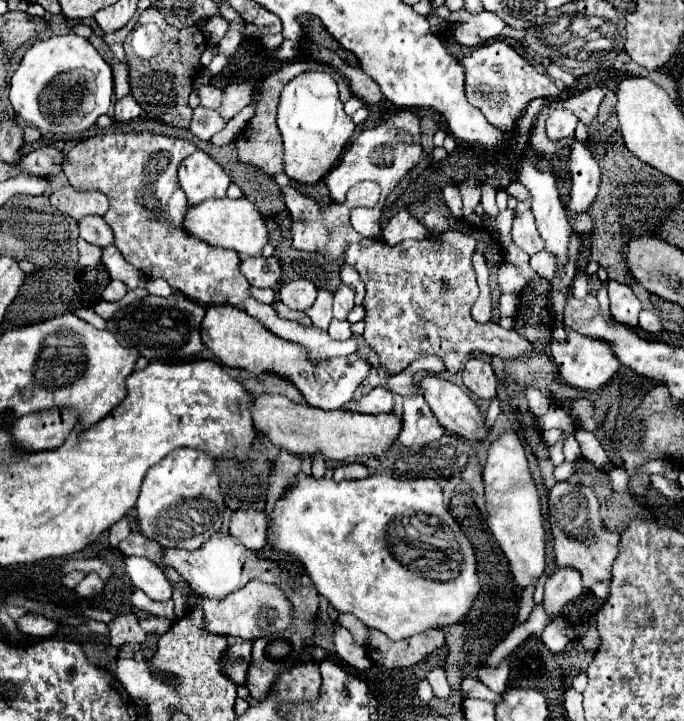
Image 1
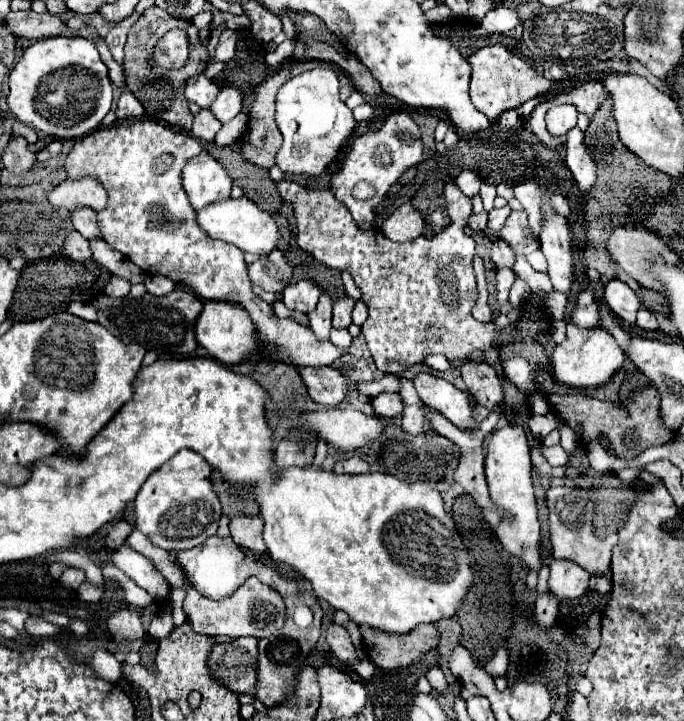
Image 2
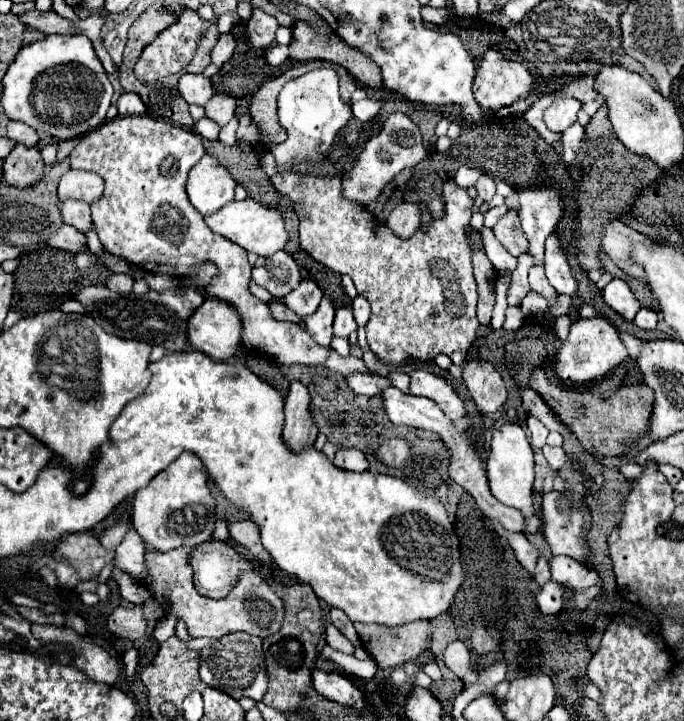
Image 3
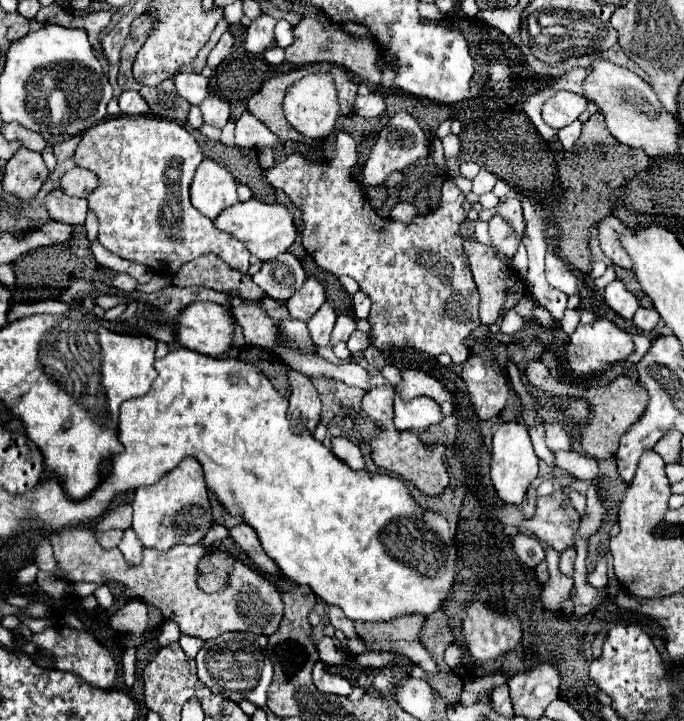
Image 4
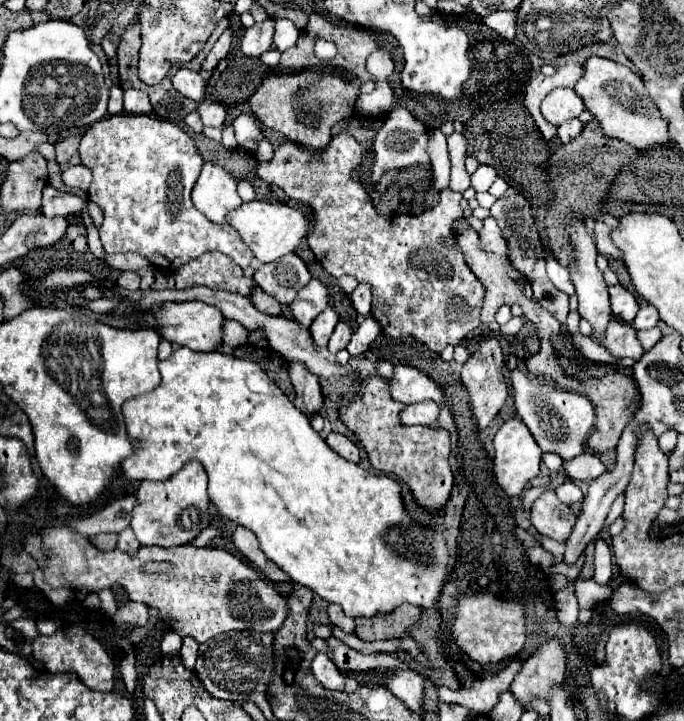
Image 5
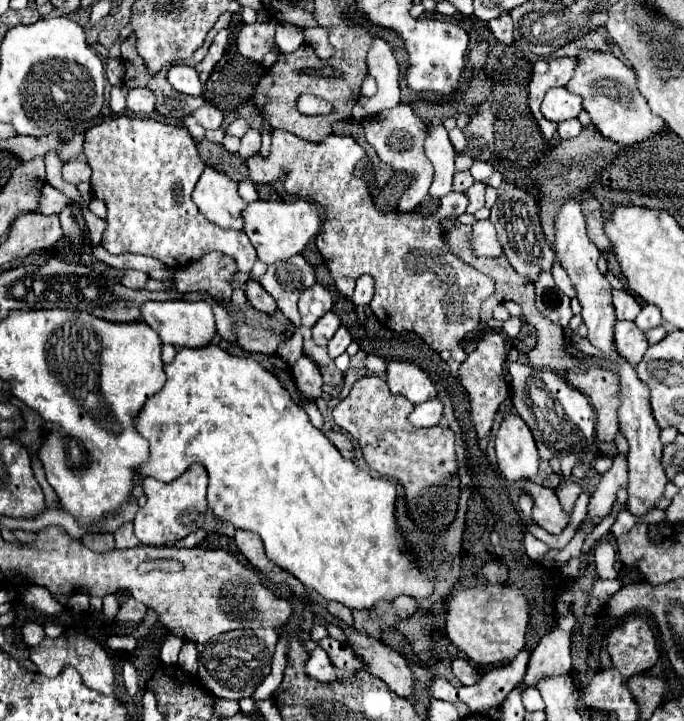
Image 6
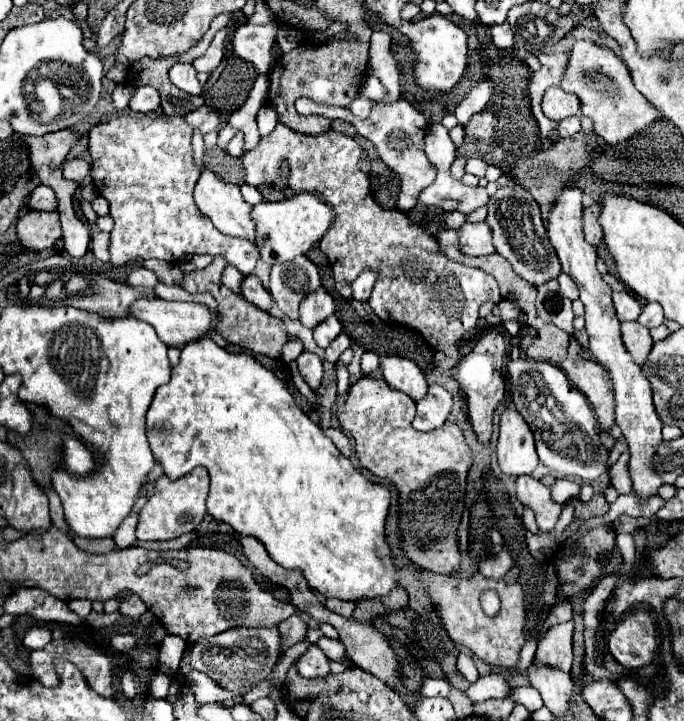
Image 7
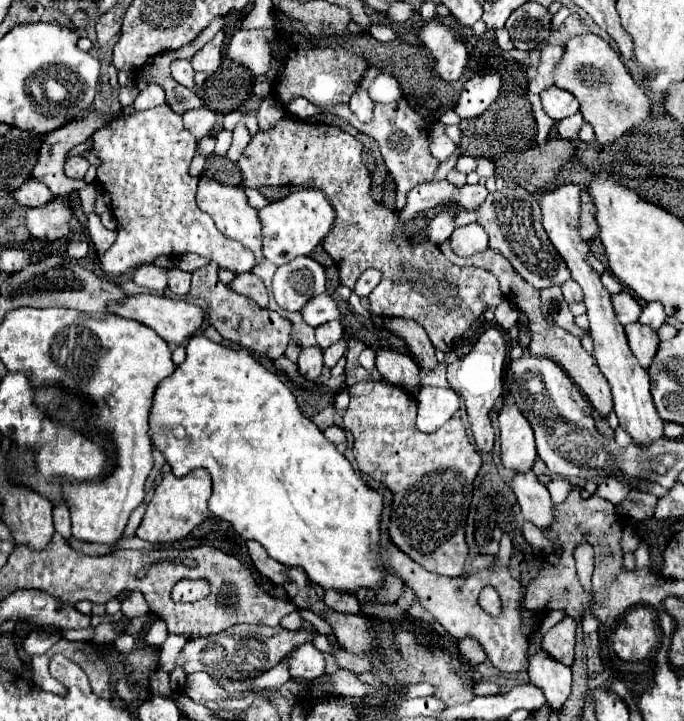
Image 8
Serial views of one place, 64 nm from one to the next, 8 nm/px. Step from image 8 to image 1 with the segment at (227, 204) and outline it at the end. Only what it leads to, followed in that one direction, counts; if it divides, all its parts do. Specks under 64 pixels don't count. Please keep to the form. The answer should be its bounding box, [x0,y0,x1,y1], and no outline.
[178,150,230,204]

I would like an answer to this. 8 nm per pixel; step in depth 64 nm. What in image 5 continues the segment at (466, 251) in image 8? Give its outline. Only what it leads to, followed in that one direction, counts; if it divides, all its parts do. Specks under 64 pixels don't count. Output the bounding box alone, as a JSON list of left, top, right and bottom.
[480,216,508,256]

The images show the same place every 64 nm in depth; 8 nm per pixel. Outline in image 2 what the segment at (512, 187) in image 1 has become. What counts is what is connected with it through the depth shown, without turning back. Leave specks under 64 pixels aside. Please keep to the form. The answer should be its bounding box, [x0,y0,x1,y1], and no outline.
[514,182,540,234]

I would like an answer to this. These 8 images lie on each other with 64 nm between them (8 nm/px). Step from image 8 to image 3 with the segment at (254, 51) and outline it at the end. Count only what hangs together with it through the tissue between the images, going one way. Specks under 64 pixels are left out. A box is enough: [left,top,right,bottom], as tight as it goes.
[248,8,278,48]

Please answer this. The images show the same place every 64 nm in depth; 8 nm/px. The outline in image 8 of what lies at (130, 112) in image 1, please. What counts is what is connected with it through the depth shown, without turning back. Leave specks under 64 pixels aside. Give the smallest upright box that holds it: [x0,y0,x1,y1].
[132,84,164,110]

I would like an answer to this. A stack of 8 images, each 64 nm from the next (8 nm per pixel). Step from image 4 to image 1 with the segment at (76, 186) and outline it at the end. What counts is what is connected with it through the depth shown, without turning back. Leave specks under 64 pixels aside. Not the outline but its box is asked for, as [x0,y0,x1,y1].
[50,186,108,222]

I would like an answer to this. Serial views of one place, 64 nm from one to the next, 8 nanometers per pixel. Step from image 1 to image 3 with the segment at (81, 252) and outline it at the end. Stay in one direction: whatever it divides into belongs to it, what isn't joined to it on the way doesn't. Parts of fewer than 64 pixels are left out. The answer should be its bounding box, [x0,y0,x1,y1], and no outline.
[50,224,86,254]

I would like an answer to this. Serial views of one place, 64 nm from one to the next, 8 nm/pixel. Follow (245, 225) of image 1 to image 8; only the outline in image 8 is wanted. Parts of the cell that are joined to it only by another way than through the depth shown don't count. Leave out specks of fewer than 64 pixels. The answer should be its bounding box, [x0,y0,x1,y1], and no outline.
[258,188,334,266]

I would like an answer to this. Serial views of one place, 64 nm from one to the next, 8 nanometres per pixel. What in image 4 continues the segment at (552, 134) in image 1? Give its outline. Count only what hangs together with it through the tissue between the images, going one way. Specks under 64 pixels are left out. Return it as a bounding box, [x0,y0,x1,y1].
[542,92,586,130]

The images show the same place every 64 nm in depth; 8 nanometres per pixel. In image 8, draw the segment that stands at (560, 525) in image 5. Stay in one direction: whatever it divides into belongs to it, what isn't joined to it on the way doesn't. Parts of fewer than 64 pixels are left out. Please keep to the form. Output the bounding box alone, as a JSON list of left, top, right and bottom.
[512,470,554,530]

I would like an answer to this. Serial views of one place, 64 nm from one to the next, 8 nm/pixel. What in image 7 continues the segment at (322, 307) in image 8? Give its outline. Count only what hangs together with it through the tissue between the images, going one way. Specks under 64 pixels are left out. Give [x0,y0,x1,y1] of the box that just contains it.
[300,288,336,328]

